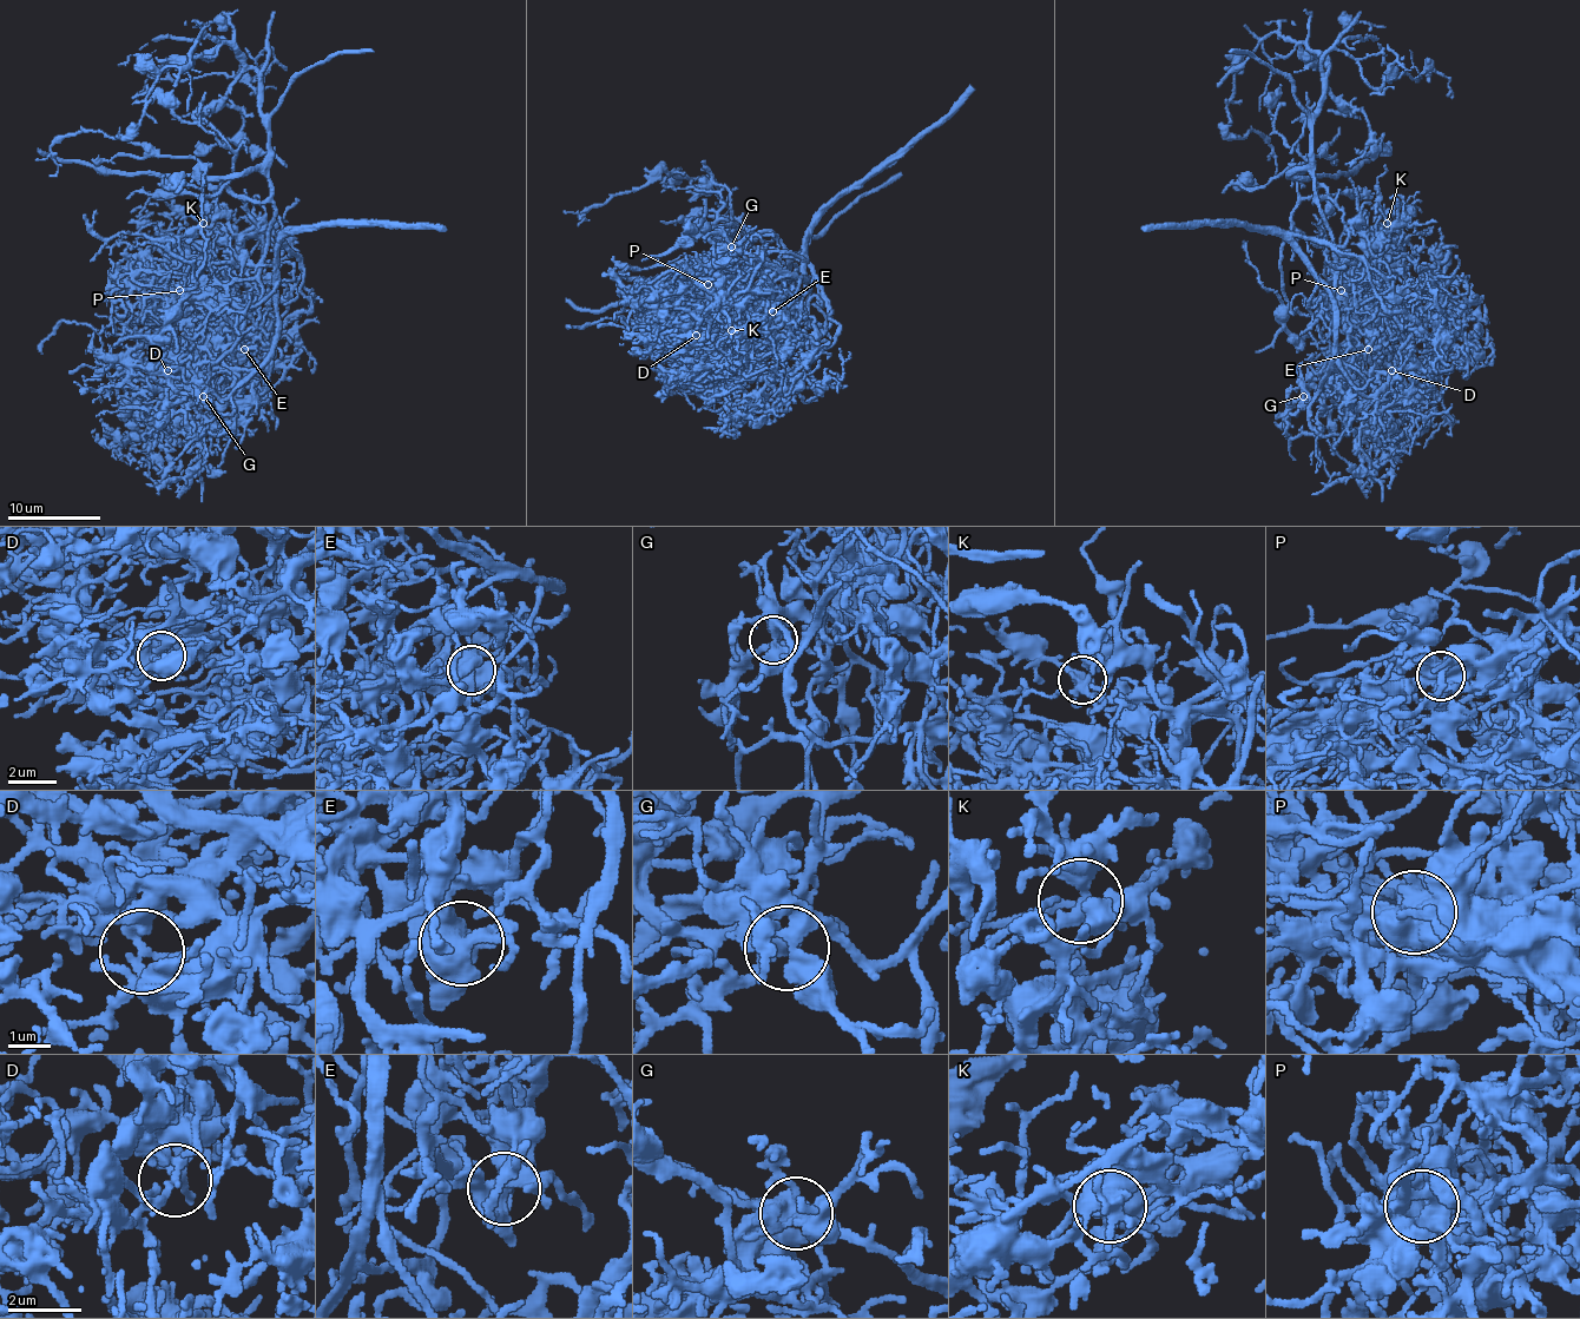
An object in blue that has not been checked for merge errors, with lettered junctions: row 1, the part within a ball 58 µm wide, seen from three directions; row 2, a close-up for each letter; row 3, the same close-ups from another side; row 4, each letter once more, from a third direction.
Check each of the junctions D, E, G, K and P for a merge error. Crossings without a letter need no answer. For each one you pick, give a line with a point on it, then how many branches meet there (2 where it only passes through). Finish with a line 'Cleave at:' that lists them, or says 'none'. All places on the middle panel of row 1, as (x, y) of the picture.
P: Place: (708, 284). Branches: 4
Cleave at: P

